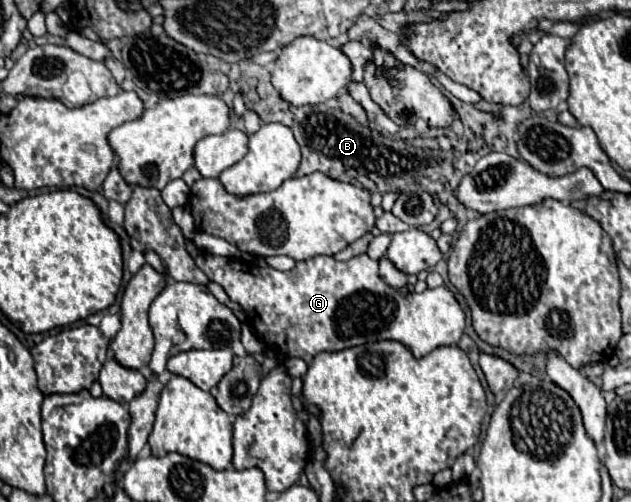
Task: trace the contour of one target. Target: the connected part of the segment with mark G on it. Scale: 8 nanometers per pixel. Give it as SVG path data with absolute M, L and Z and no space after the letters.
M199 253L195 263L209 277L209 281L219 283L229 299L243 307L253 331L263 337L265 343L277 349L283 349L285 343L285 355L299 357L305 363L311 363L313 357L321 351L341 351L381 339L399 341L407 345L415 357L423 357L441 345L457 345L465 331L465 313L449 287L441 285L435 289L425 289L423 293L403 295L379 277L379 265L369 255L357 255L349 261L337 261L335 257L319 255L297 263L291 271L257 267L255 263L211 253Z

